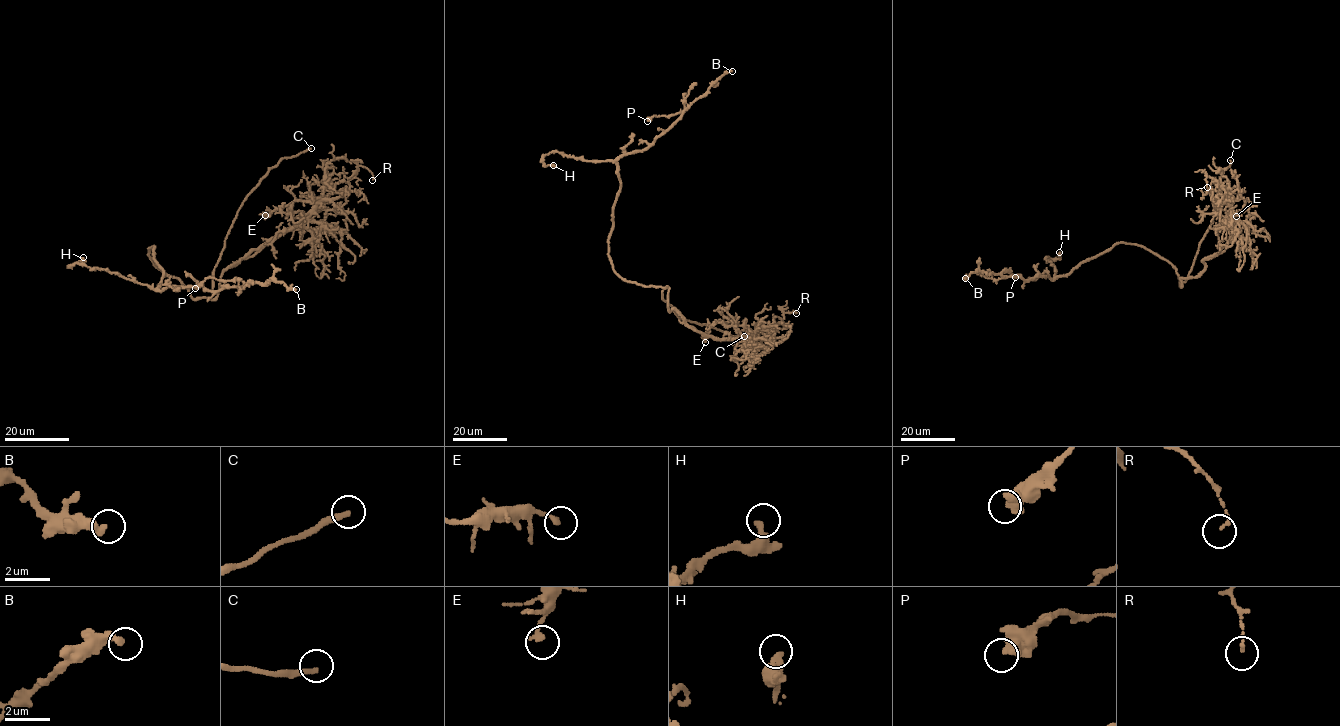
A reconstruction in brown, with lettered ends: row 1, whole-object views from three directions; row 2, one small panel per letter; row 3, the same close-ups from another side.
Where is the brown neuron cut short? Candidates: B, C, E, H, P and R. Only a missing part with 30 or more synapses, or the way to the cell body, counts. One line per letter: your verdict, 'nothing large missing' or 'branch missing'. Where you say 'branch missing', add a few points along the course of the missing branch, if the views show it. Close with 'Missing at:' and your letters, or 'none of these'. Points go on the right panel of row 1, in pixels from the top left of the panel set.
B: nothing large missing
C: branch missing | (1230, 160), (1238, 150), (1230, 138)
E: nothing large missing
H: nothing large missing
P: nothing large missing
R: nothing large missing
Missing at: C

